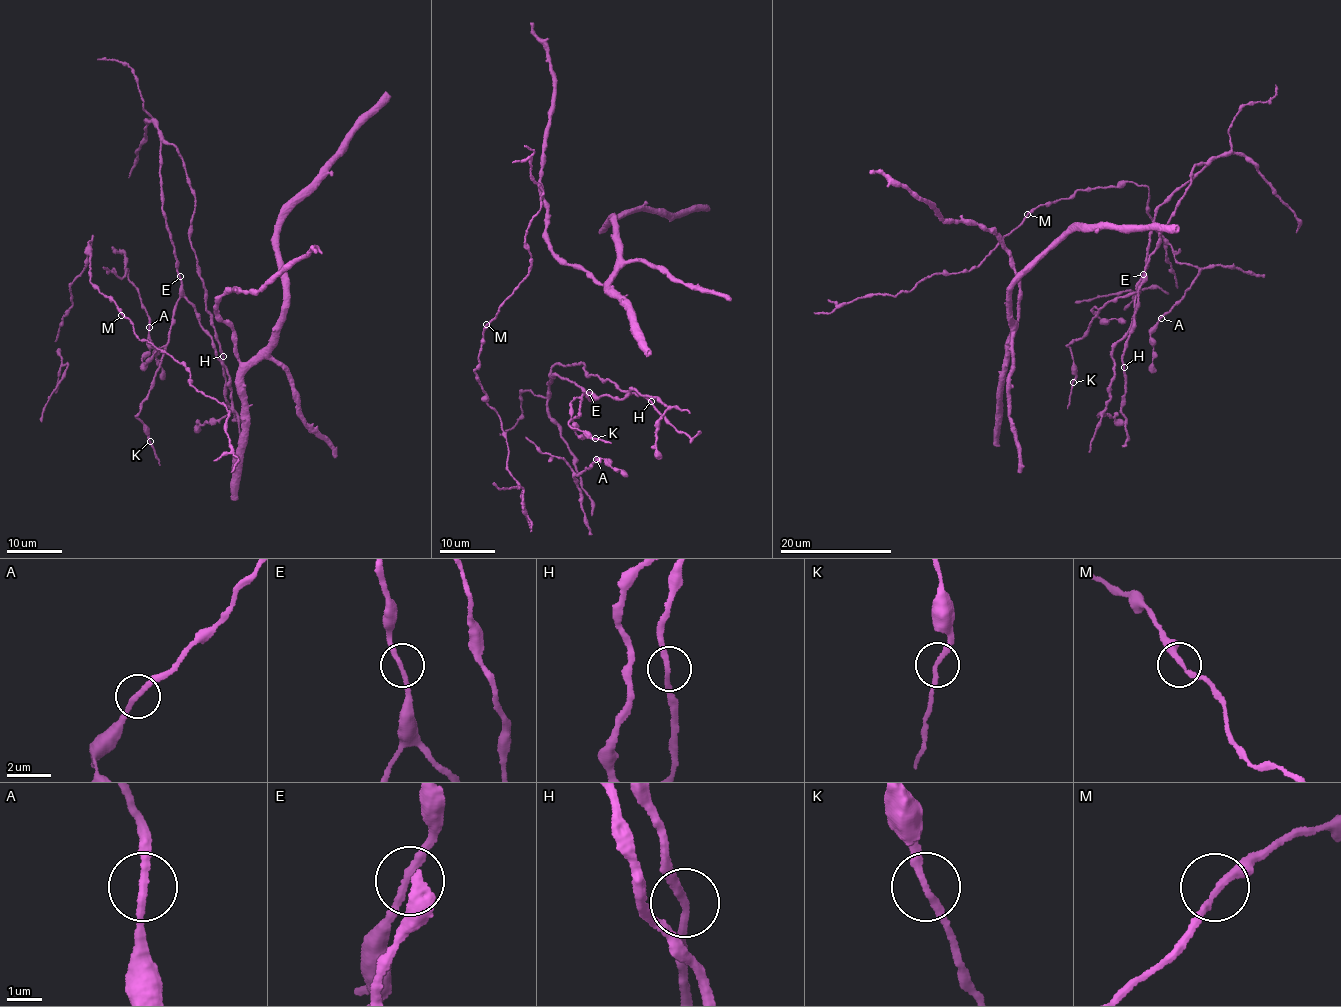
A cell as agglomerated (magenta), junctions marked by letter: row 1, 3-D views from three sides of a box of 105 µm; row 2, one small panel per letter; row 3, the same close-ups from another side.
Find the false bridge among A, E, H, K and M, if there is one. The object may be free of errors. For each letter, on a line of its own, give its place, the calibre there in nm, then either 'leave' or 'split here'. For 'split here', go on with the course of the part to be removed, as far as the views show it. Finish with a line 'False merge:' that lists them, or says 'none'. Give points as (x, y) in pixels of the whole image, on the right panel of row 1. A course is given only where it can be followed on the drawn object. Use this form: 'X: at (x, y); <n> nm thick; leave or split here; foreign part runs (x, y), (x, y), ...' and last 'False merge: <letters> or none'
A: at (1161, 318); 200 nm thick; leave
E: at (1143, 274); 220 nm thick; leave
H: at (1124, 367); 200 nm thick; leave
K: at (1073, 382); 200 nm thick; leave
M: at (1027, 214); 200 nm thick; leave
False merge: none

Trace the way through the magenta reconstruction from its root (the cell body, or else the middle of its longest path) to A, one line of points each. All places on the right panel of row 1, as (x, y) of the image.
A: (1172, 251), (1177, 262), (1190, 263), (1198, 268), (1198, 273), (1185, 294), (1161, 318)

